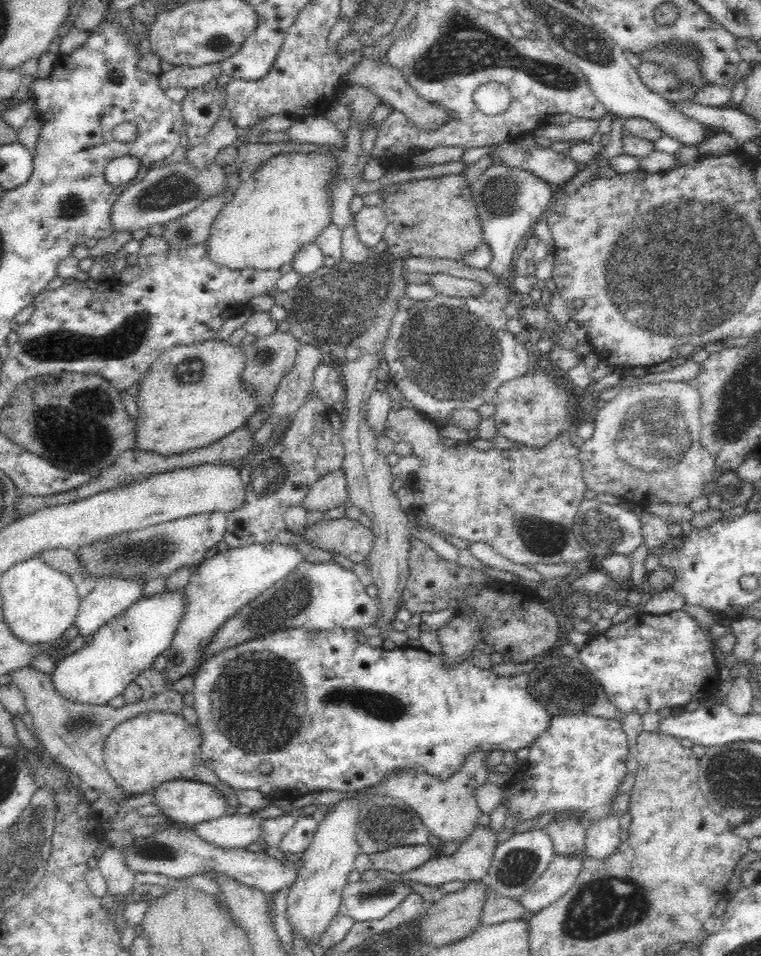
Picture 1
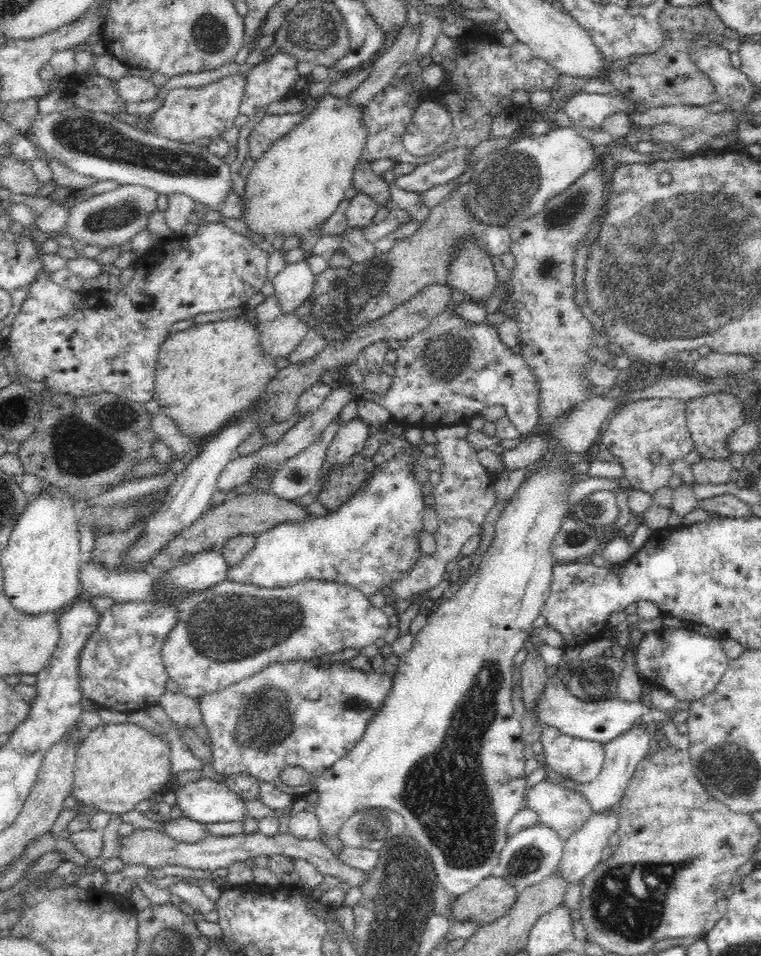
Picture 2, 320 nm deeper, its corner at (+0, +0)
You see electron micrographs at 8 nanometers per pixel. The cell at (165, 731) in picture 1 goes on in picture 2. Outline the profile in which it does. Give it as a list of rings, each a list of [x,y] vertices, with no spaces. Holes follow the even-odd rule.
[[[103,724],[92,728],[88,736],[77,748],[73,768],[74,778],[70,795],[78,804],[96,808],[98,811],[113,815],[123,815],[134,809],[139,802],[158,792],[174,776],[170,773],[170,747],[166,736],[158,737],[136,724]]]

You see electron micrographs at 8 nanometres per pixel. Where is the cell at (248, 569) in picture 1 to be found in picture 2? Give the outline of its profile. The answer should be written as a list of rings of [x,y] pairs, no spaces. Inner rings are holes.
[[[412,445],[411,448],[395,449],[392,458],[374,466],[368,478],[359,489],[350,494],[350,498],[329,510],[323,516],[308,516],[302,522],[280,522],[264,532],[255,535],[256,544],[238,566],[228,571],[228,581],[250,583],[267,588],[285,588],[306,580],[336,582],[342,586],[352,586],[369,598],[383,589],[392,588],[394,582],[404,578],[422,556],[417,534],[424,529],[421,512],[424,510],[424,494],[422,484],[414,476],[414,467],[418,465],[418,457],[429,452],[427,446]]]

